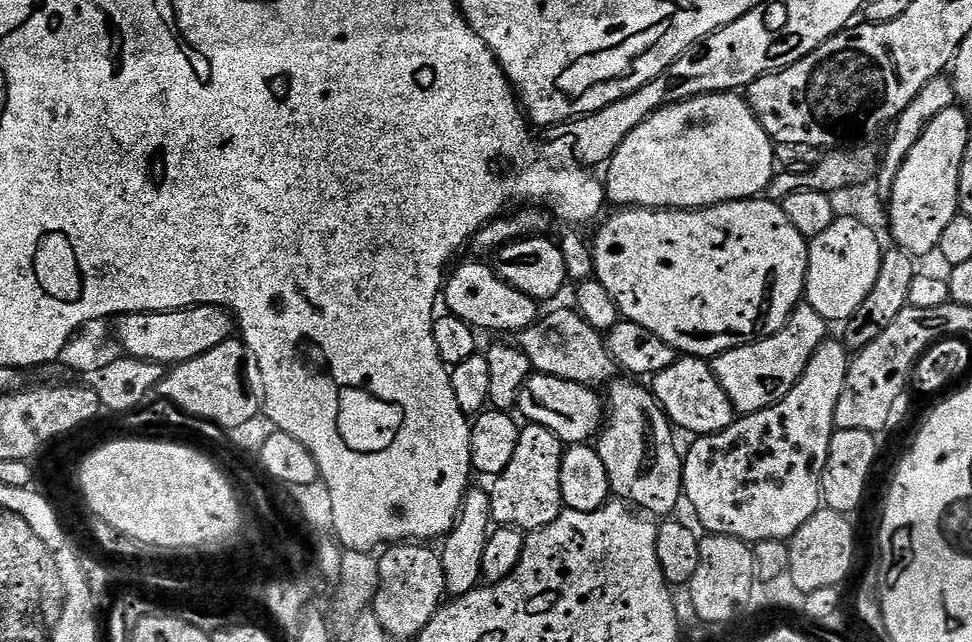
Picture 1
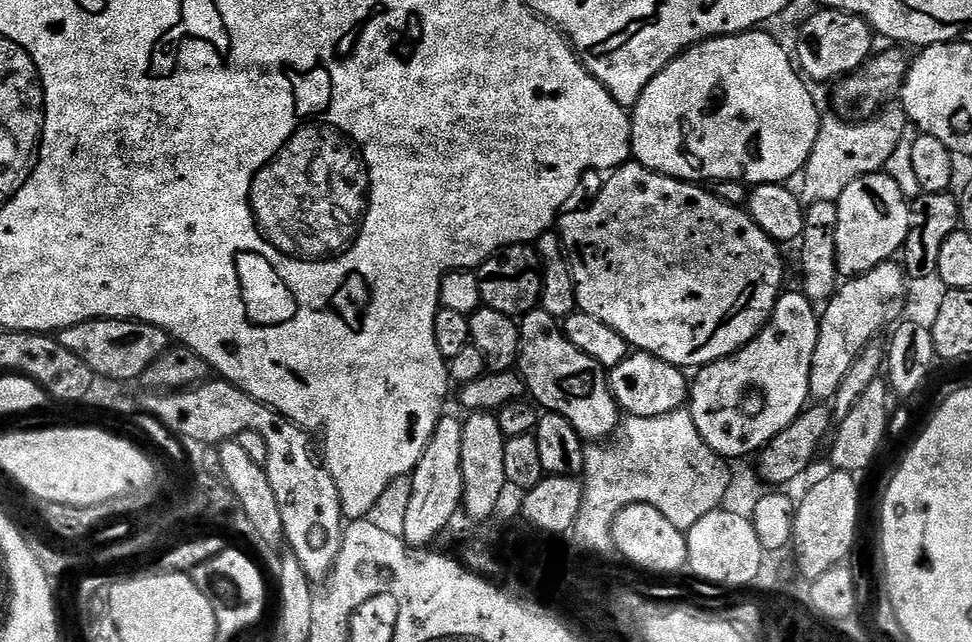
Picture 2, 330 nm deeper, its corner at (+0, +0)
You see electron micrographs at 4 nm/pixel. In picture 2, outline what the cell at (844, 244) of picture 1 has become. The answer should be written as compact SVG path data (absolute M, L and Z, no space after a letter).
M887 171L871 172L862 178L854 178L846 190L842 190L840 199L836 201L838 210L838 228L834 234L834 246L836 247L836 271L841 277L851 278L861 276L870 270L874 270L880 264L889 263L892 256L901 251L910 230L910 207L909 197L904 197L900 184L892 176L887 176Z

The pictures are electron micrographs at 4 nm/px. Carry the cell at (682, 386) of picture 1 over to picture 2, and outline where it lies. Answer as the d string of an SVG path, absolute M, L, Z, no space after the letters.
M633 351L608 372L608 385L621 413L638 418L658 418L685 407L690 400L690 380L685 369L676 368L648 352Z

